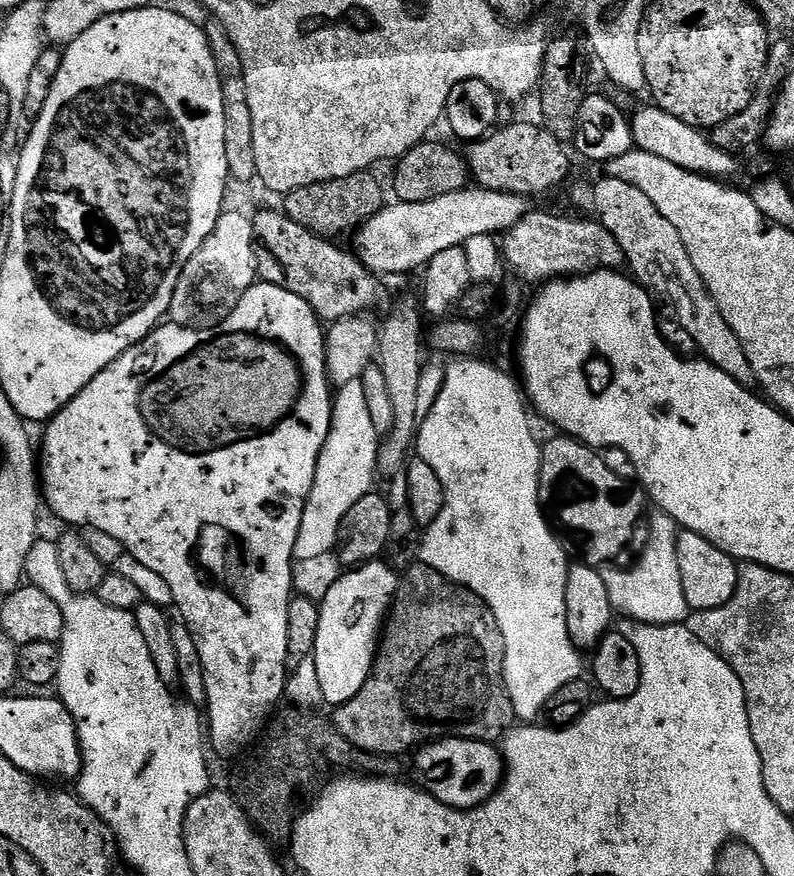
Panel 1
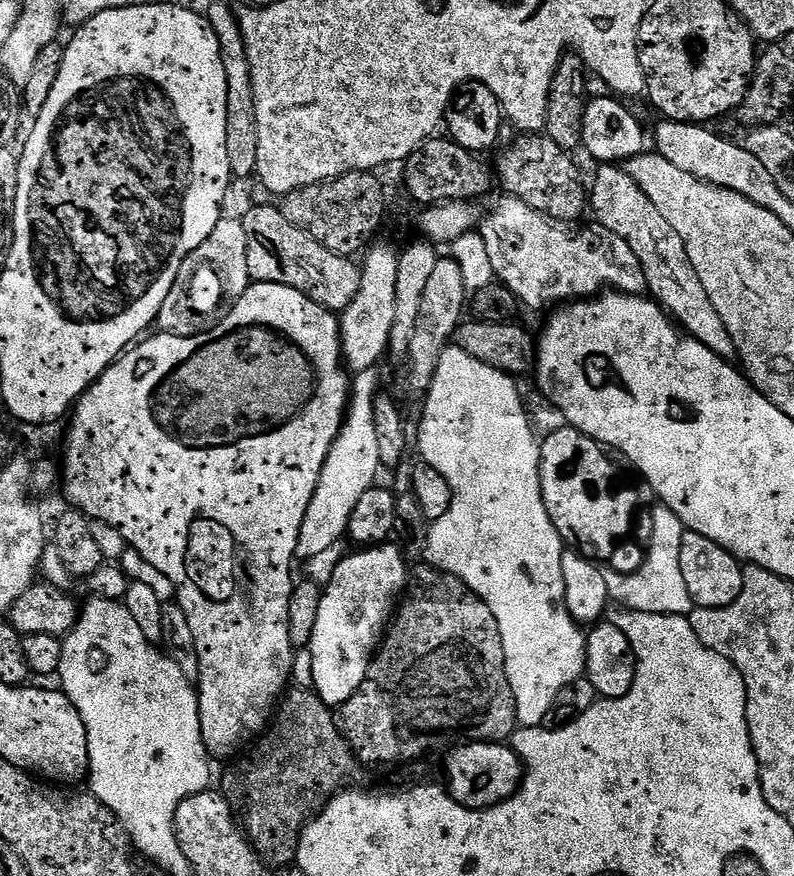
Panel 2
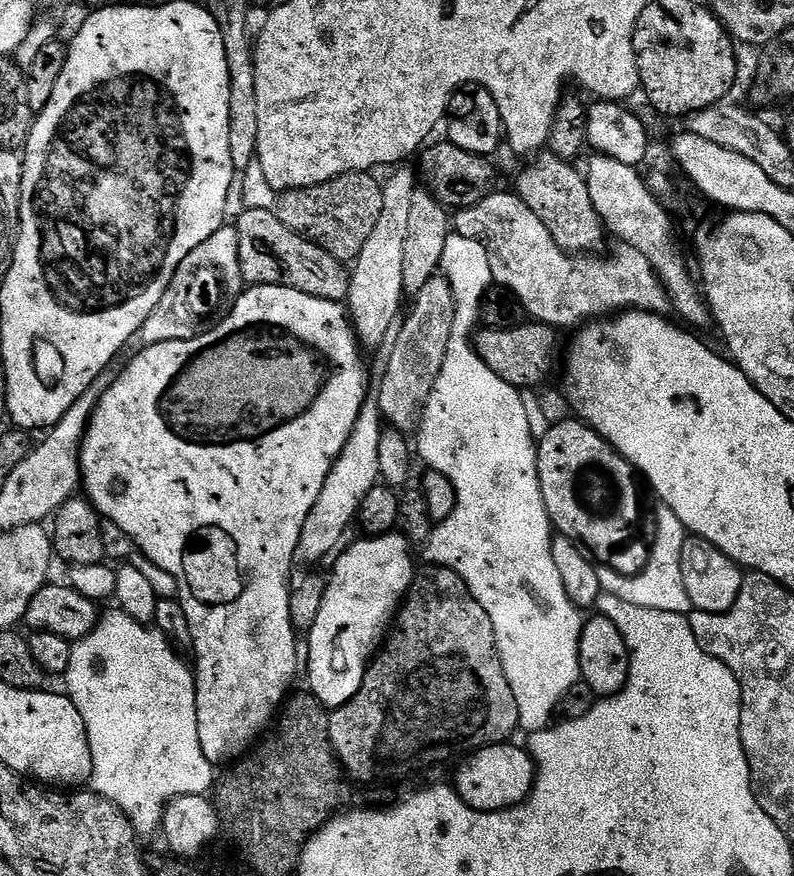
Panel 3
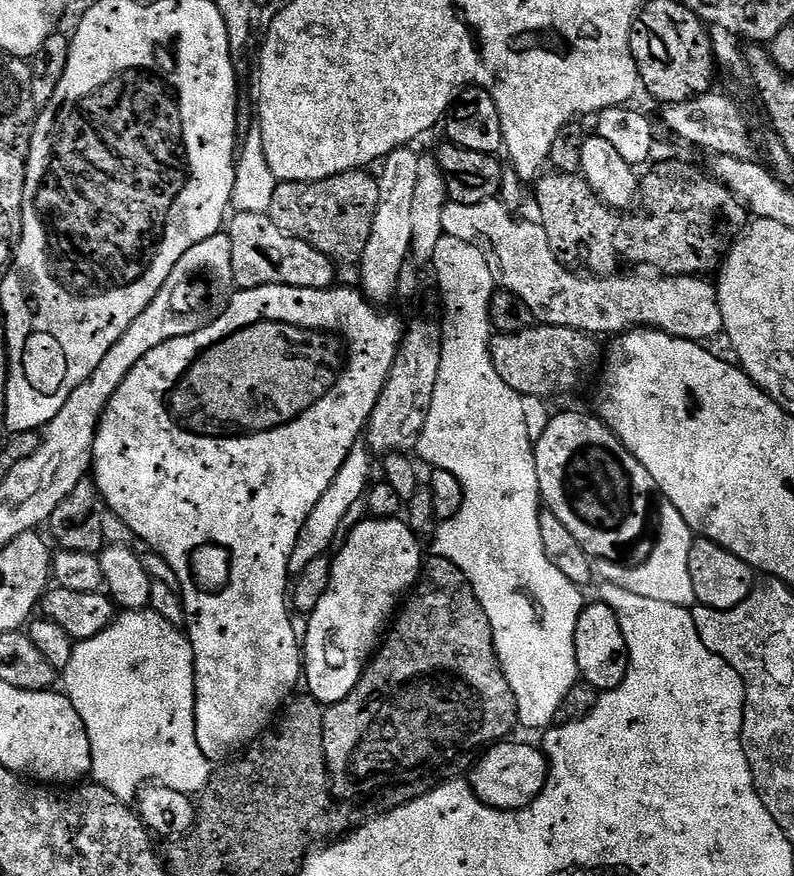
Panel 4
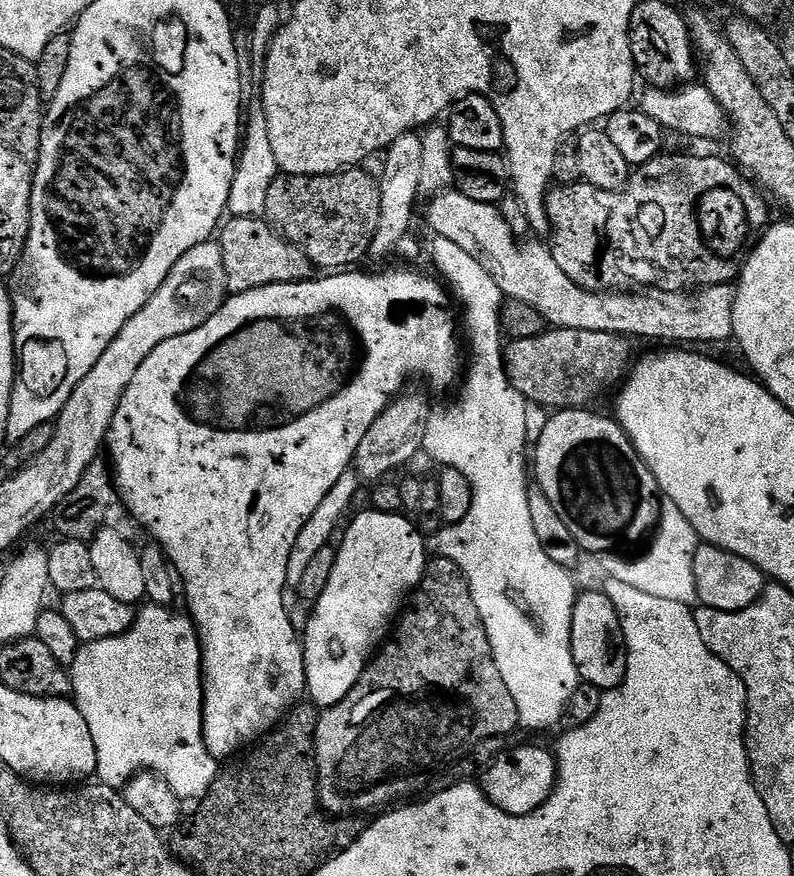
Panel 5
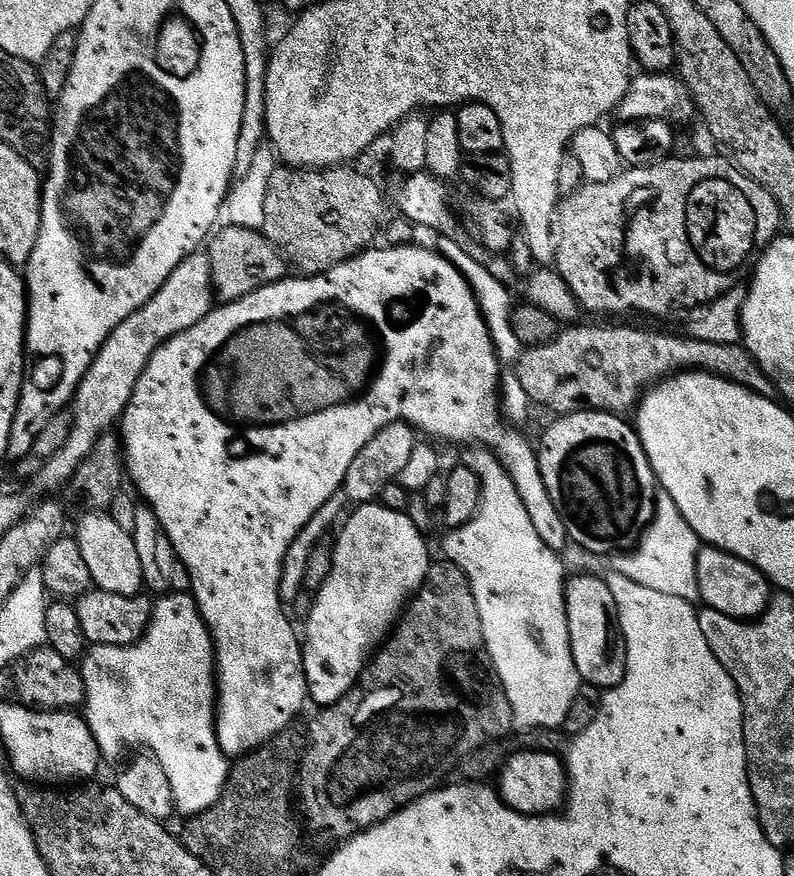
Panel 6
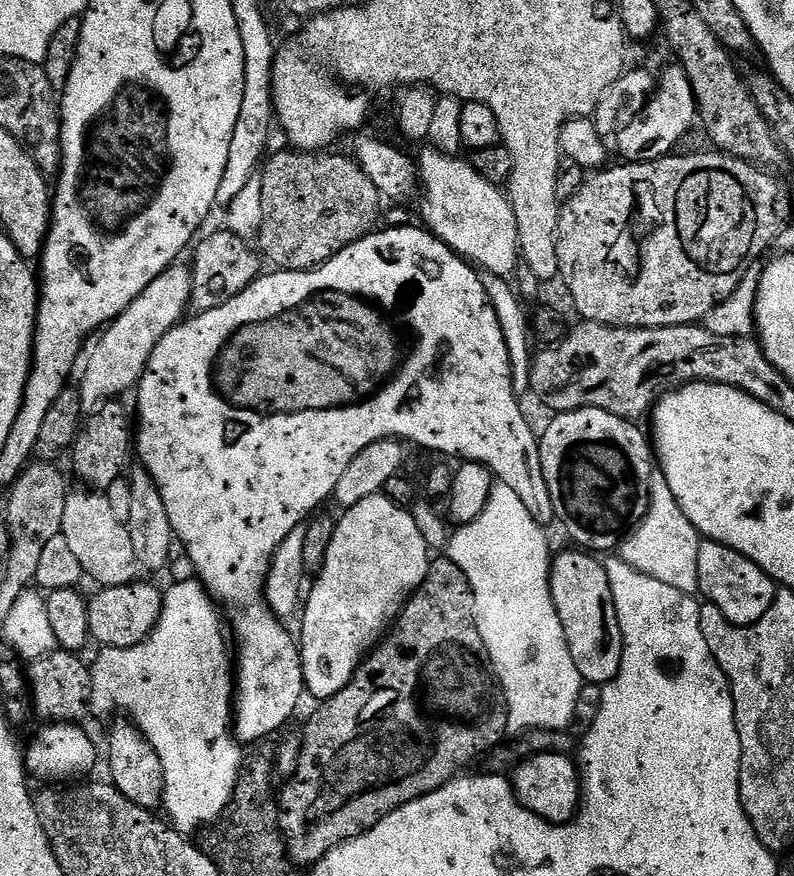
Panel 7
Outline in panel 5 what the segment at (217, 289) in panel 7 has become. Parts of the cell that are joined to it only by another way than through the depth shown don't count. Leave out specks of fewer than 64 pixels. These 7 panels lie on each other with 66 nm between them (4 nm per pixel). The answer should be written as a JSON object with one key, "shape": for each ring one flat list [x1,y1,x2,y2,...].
{"shape":[[233,216,219,229,218,243,222,250,229,293,249,292,271,284,297,284,313,279,314,266,307,254,297,244,288,243,267,219]]}

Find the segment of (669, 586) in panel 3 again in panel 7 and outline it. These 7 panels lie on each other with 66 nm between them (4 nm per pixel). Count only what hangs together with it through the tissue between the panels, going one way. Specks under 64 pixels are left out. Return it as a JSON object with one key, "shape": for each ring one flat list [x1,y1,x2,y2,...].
{"shape":[[656,470,653,471,650,482,648,512,620,541,618,556,630,566,634,566,634,570,650,578,658,578,658,582,666,582,666,586,674,586,674,590,682,590,682,594,696,596,700,591,698,546,701,539,690,518,682,514,682,506,678,506,674,490,670,490,663,472]]}

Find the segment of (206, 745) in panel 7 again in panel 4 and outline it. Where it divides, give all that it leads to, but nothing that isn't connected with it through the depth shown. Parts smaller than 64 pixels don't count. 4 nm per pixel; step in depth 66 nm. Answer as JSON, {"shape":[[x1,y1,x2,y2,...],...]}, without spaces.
{"shape":[[152,607,124,610,109,628,77,643,70,666,62,669,68,701,86,726,92,751,91,779,119,800,127,801,128,776,145,776,159,787,199,794,208,785,214,768,198,746,196,733,196,671,194,650,177,625,166,622]]}

